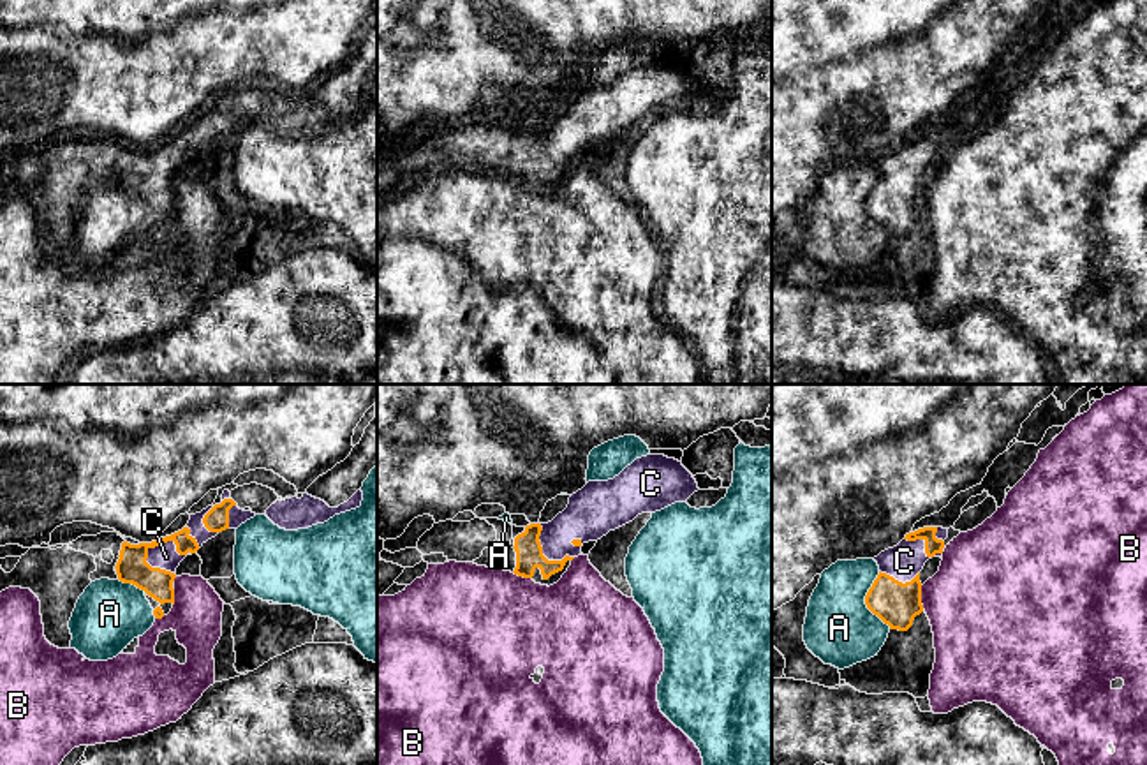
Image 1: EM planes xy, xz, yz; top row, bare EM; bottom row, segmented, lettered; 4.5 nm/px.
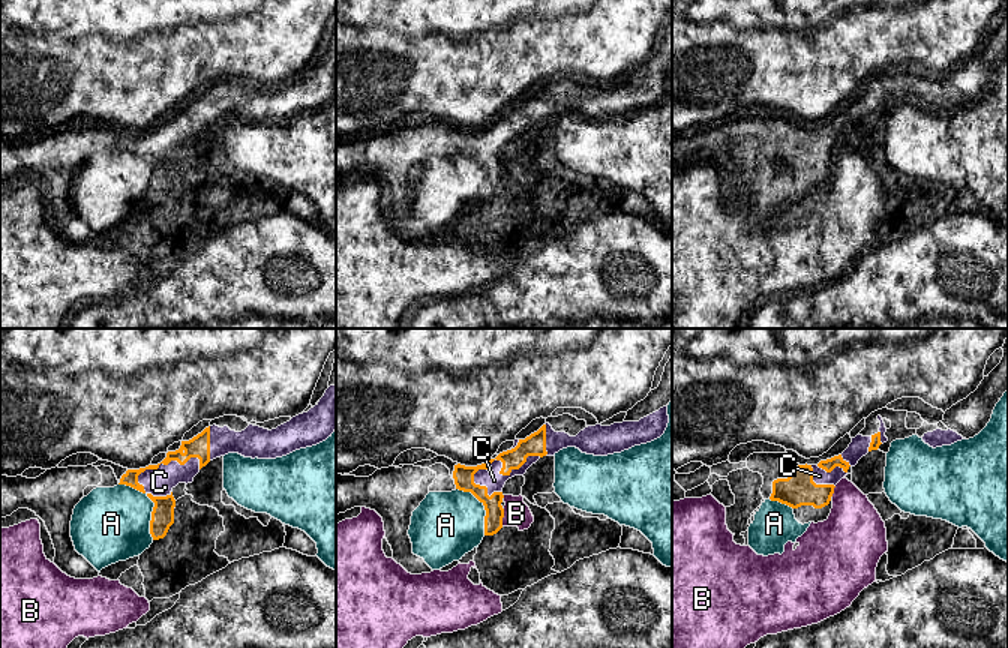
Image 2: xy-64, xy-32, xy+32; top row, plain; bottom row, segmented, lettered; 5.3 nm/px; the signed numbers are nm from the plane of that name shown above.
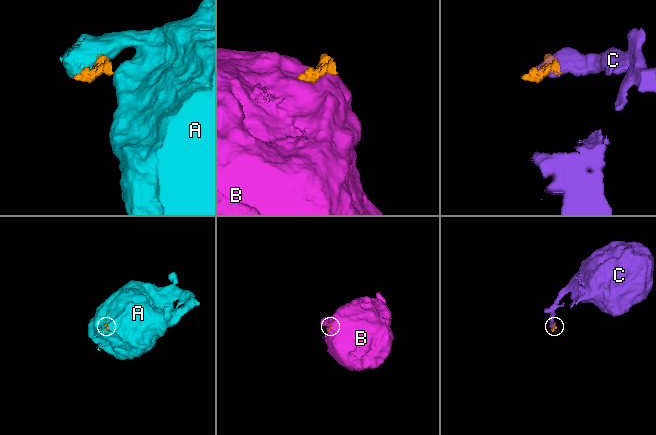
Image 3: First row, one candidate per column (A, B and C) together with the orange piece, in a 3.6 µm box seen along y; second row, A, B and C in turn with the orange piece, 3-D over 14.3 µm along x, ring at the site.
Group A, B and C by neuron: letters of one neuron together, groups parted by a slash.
A / B / C

